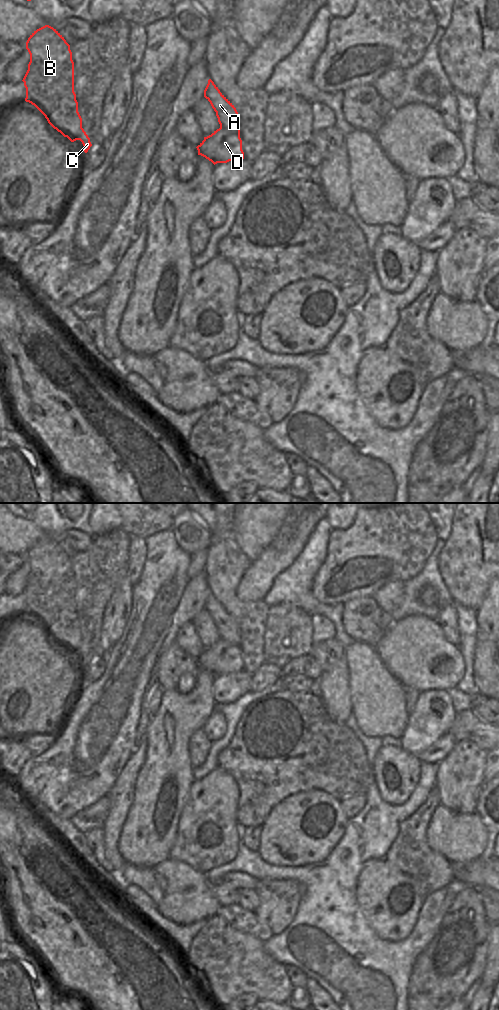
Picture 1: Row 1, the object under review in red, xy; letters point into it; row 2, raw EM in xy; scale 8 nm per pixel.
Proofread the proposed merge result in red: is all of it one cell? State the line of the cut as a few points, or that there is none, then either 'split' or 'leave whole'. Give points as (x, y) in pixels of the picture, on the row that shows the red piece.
xy (220, 126), (239, 133) | split

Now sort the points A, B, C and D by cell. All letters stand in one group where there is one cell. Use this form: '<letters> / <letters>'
A B C / D

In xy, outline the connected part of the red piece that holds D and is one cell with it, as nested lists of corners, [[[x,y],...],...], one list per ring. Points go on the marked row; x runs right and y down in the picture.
[[[223,127],[204,137],[196,148],[198,155],[205,157],[214,165],[244,159],[240,133],[233,133]]]

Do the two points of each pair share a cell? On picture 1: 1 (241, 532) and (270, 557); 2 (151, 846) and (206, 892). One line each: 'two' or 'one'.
1: two
2: two

